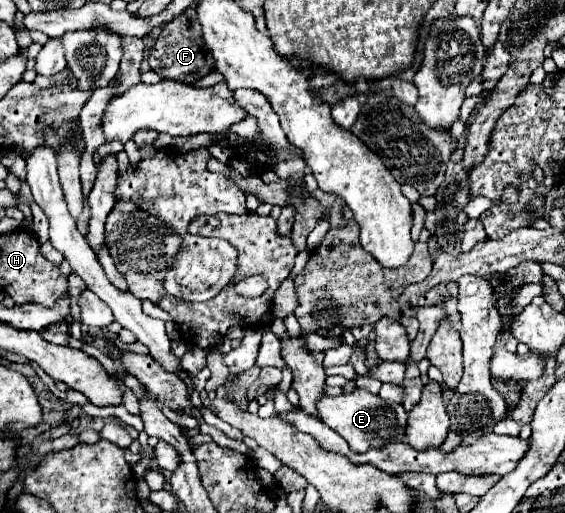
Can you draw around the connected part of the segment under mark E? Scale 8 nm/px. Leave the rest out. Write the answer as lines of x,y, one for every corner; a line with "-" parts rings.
354,389
352,393
342,393
336,397
322,395
316,401
318,419
326,423
330,429
334,429
340,437
344,437
352,451
364,453
370,447
390,445
396,441
406,441
404,427
406,427
406,411
400,403
396,403
396,409
390,411
388,407
382,407
382,399
366,389

